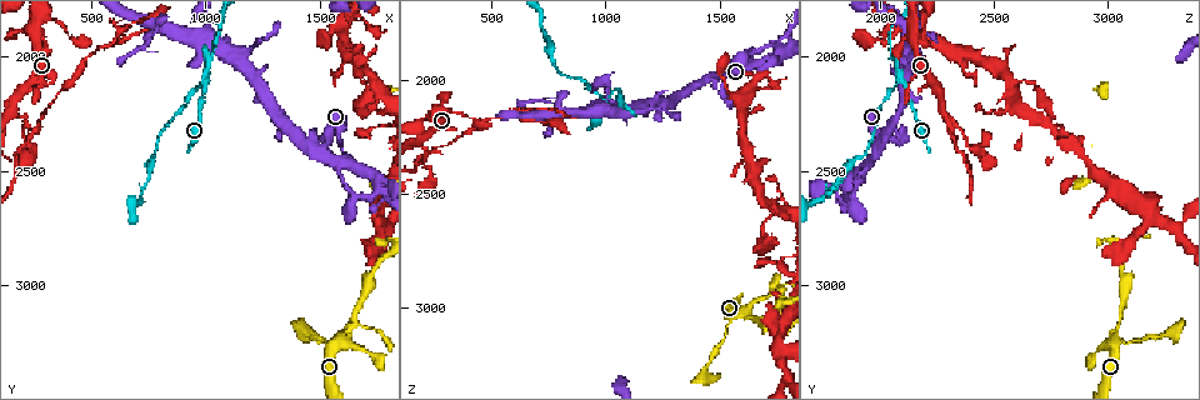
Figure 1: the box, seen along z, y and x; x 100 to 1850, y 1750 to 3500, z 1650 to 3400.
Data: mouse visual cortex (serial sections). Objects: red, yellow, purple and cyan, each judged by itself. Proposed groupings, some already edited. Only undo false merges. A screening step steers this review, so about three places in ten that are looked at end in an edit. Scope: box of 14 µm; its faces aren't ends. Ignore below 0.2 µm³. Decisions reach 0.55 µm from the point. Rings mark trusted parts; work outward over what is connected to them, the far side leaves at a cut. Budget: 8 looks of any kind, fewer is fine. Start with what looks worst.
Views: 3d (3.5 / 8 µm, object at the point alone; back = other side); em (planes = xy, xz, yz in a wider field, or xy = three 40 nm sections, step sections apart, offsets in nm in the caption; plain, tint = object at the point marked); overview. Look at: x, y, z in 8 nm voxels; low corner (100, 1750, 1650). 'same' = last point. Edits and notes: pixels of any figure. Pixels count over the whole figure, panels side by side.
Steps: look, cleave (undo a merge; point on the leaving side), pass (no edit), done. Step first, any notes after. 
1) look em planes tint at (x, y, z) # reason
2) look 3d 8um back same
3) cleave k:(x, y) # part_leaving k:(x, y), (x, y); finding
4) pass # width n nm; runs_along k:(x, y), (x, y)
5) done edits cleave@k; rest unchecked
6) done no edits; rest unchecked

look 3d 3.5um at (220, 2280, 2330) # four arms meet

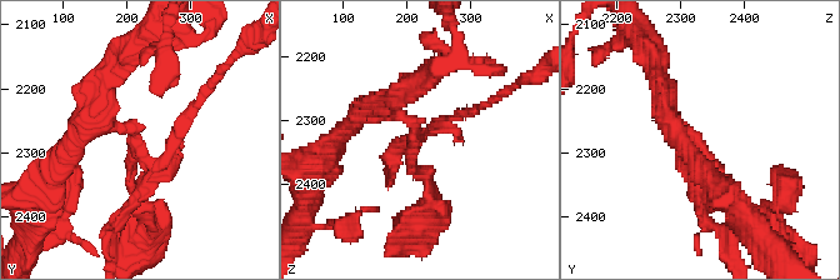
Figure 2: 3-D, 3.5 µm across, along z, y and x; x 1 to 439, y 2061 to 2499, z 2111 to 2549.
look em xy step 3 tint at (210, 2290, 2325) # now the EM

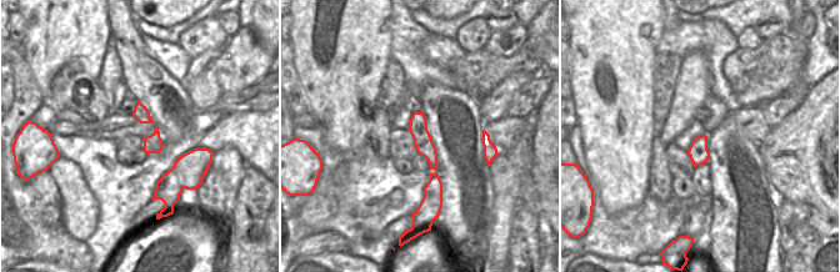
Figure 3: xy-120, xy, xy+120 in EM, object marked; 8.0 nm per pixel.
cleave 2:(179, 130) # arms 4; arm_widths 100, 150, 150, 300 nm; part_leaving 2:(153, 168), (214, 79); a second cell is stuck on

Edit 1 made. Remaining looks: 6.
look 3d 3.5um back at (1000, 2110, 2110) # a narrow waist

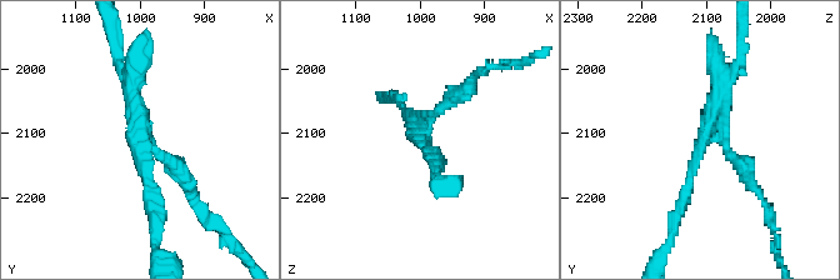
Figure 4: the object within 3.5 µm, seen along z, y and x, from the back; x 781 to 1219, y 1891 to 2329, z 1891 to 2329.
look em xy step 3 tint at (995, 2105, 2100) # now the EM

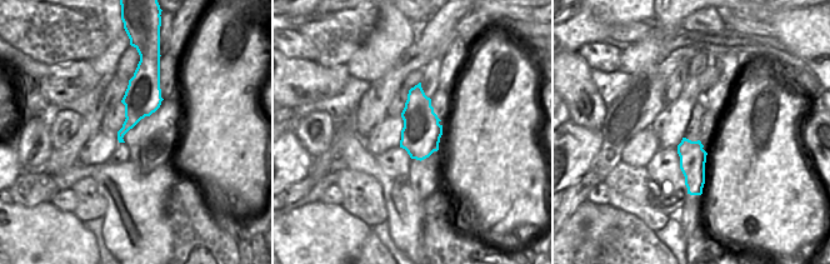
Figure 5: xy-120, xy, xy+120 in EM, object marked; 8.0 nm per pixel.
cleave 4:(744, 166) # part_leaving 4:(718, 138), (769, 206), (771, 226); a second cell is stuck on

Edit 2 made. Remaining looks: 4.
look 3d 3.5um at (1630, 3210, 3030) # thick turns thin

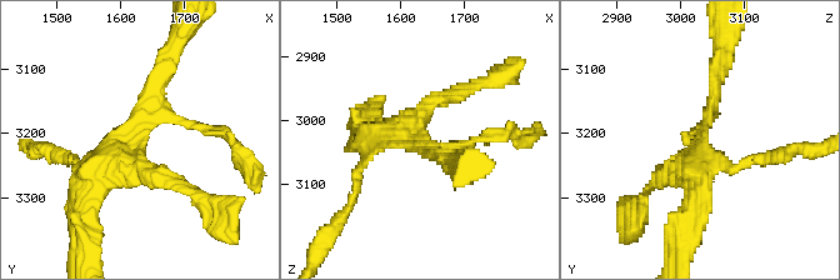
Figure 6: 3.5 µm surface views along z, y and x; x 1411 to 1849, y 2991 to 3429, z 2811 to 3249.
look em xy step 2 tint at (1620, 3220, 3030) # now the EM

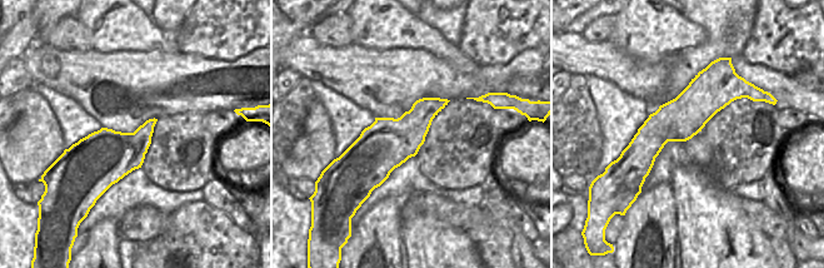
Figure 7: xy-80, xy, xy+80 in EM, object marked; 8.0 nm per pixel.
pass # width 400 nm; runs_along 7:(709, 73), (642, 152), (642, 175); all the same cell

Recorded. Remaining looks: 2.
done edits cleave@2, cleave@4; rest unchecked

